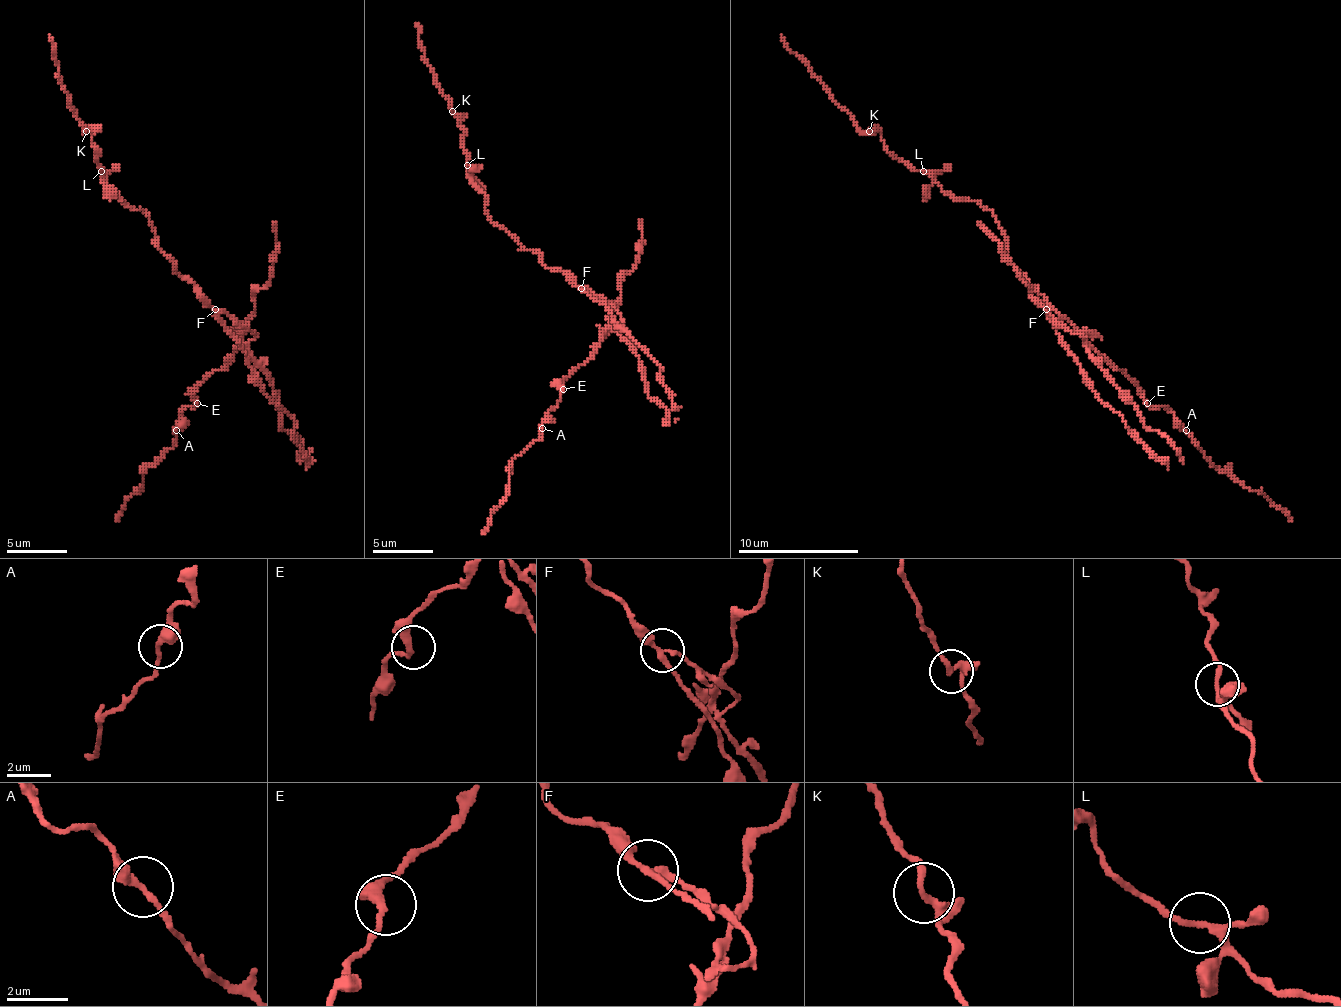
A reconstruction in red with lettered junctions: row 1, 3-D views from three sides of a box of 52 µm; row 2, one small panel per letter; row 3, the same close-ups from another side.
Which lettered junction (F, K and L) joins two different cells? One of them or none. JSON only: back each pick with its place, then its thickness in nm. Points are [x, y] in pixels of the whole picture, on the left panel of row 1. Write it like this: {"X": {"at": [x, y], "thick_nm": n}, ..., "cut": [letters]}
{"F": {"at": [215, 309], "thick_nm": 190}, "cut": ["F"]}

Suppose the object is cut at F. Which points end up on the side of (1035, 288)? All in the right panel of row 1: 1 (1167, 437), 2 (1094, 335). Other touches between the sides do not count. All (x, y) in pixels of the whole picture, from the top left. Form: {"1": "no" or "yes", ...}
{"1": "yes", "2": "yes"}

